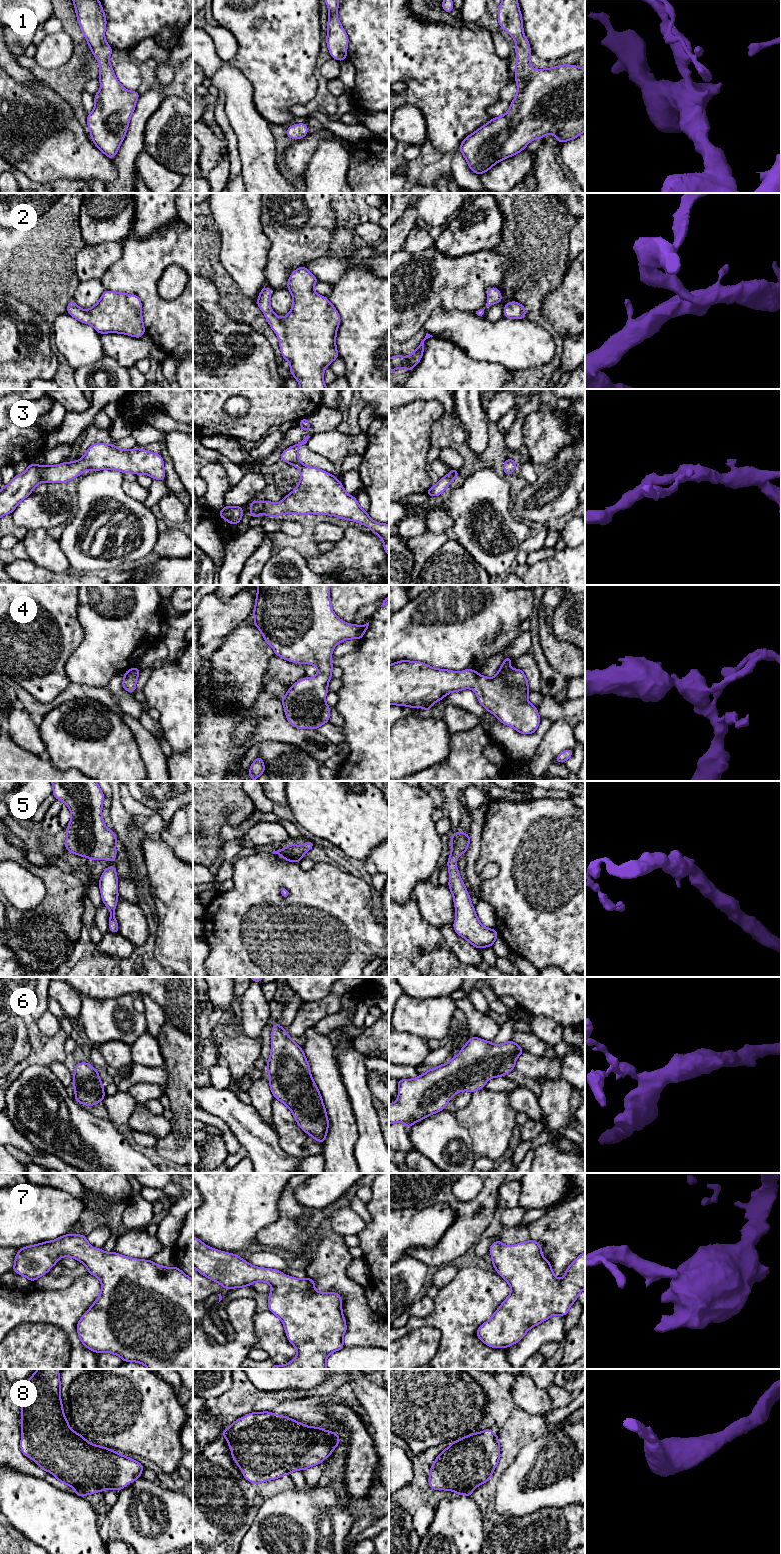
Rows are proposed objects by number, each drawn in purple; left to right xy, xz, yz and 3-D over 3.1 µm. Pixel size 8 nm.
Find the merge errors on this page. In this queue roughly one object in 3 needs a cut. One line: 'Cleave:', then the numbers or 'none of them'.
Cleave: none of them

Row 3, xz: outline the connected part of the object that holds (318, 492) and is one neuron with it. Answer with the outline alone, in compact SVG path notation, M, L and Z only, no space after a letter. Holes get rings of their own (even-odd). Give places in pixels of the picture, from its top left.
M307 435L301 442L284 450L280 456L281 461L300 470L301 478L296 488L277 504L268 500L251 501L251 518L257 518L261 513L273 518L282 514L316 514L352 520L369 527L378 535L389 556L389 524L373 521L367 511L359 506L357 499L346 493L342 483L333 474L307 466L299 460L298 449L306 444L309 438Z

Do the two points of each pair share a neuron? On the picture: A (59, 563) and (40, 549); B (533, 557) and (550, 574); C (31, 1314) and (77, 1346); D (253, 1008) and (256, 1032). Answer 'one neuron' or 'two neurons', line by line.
A: one neuron
B: two neurons
C: one neuron
D: one neuron

